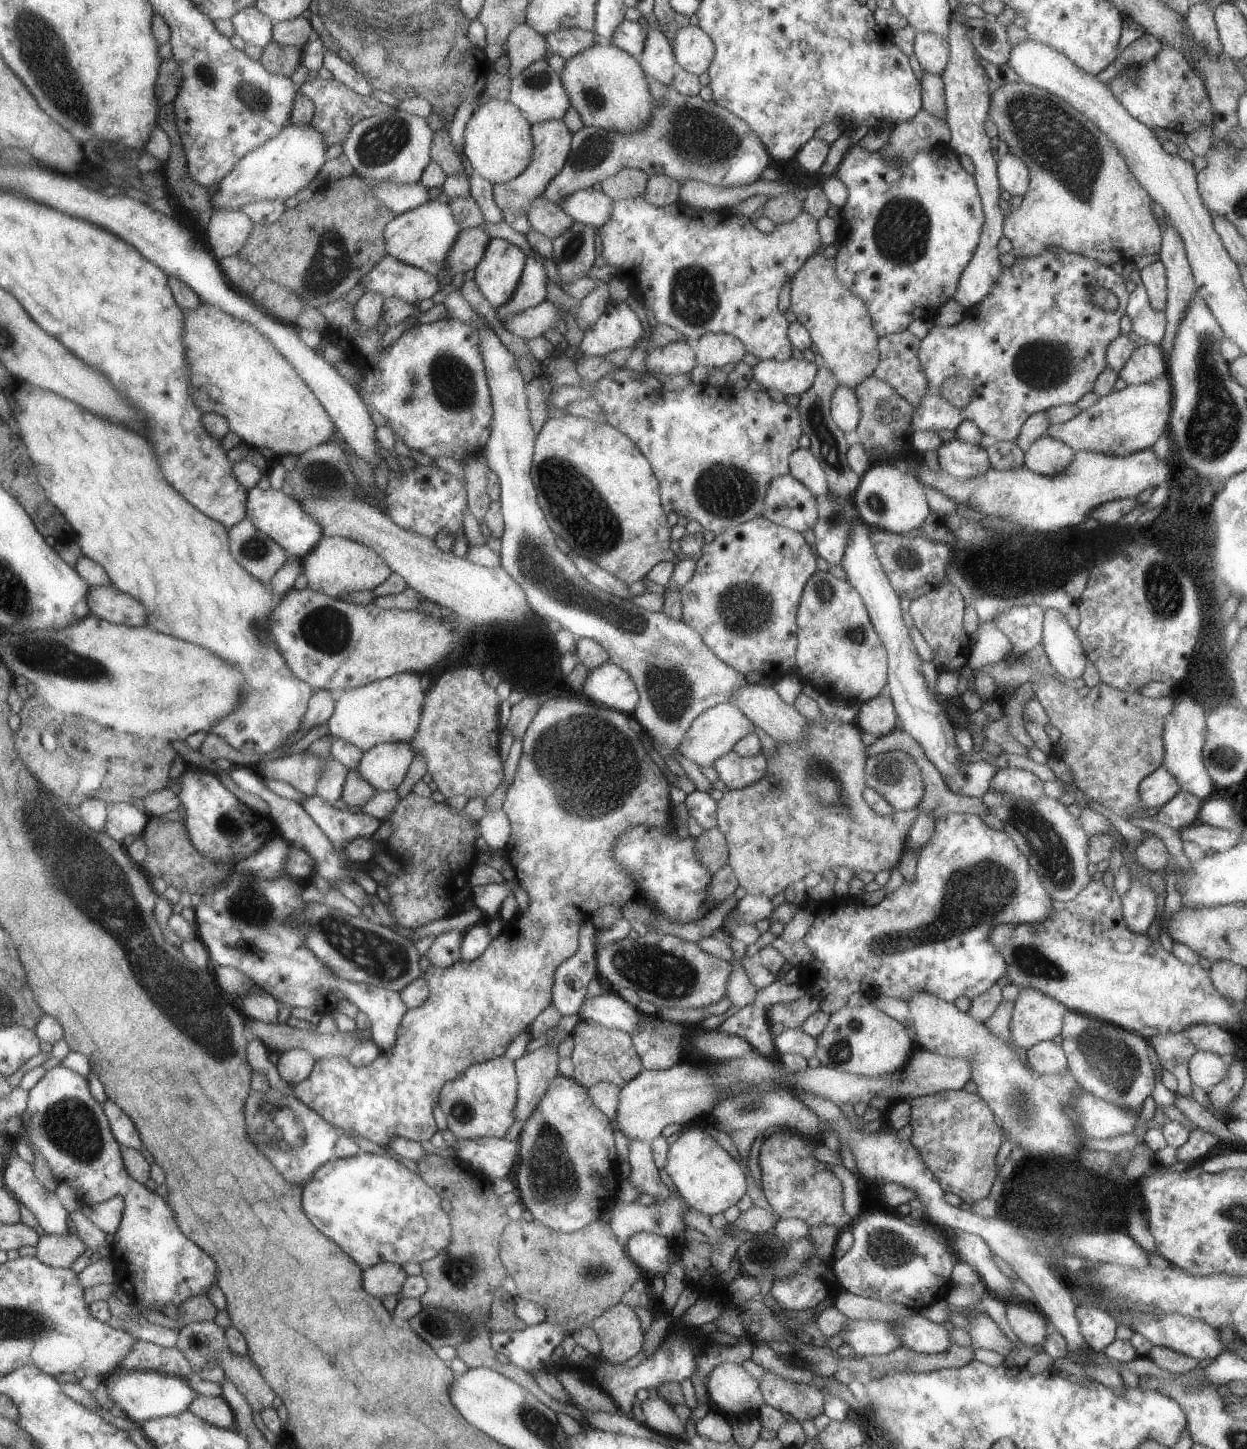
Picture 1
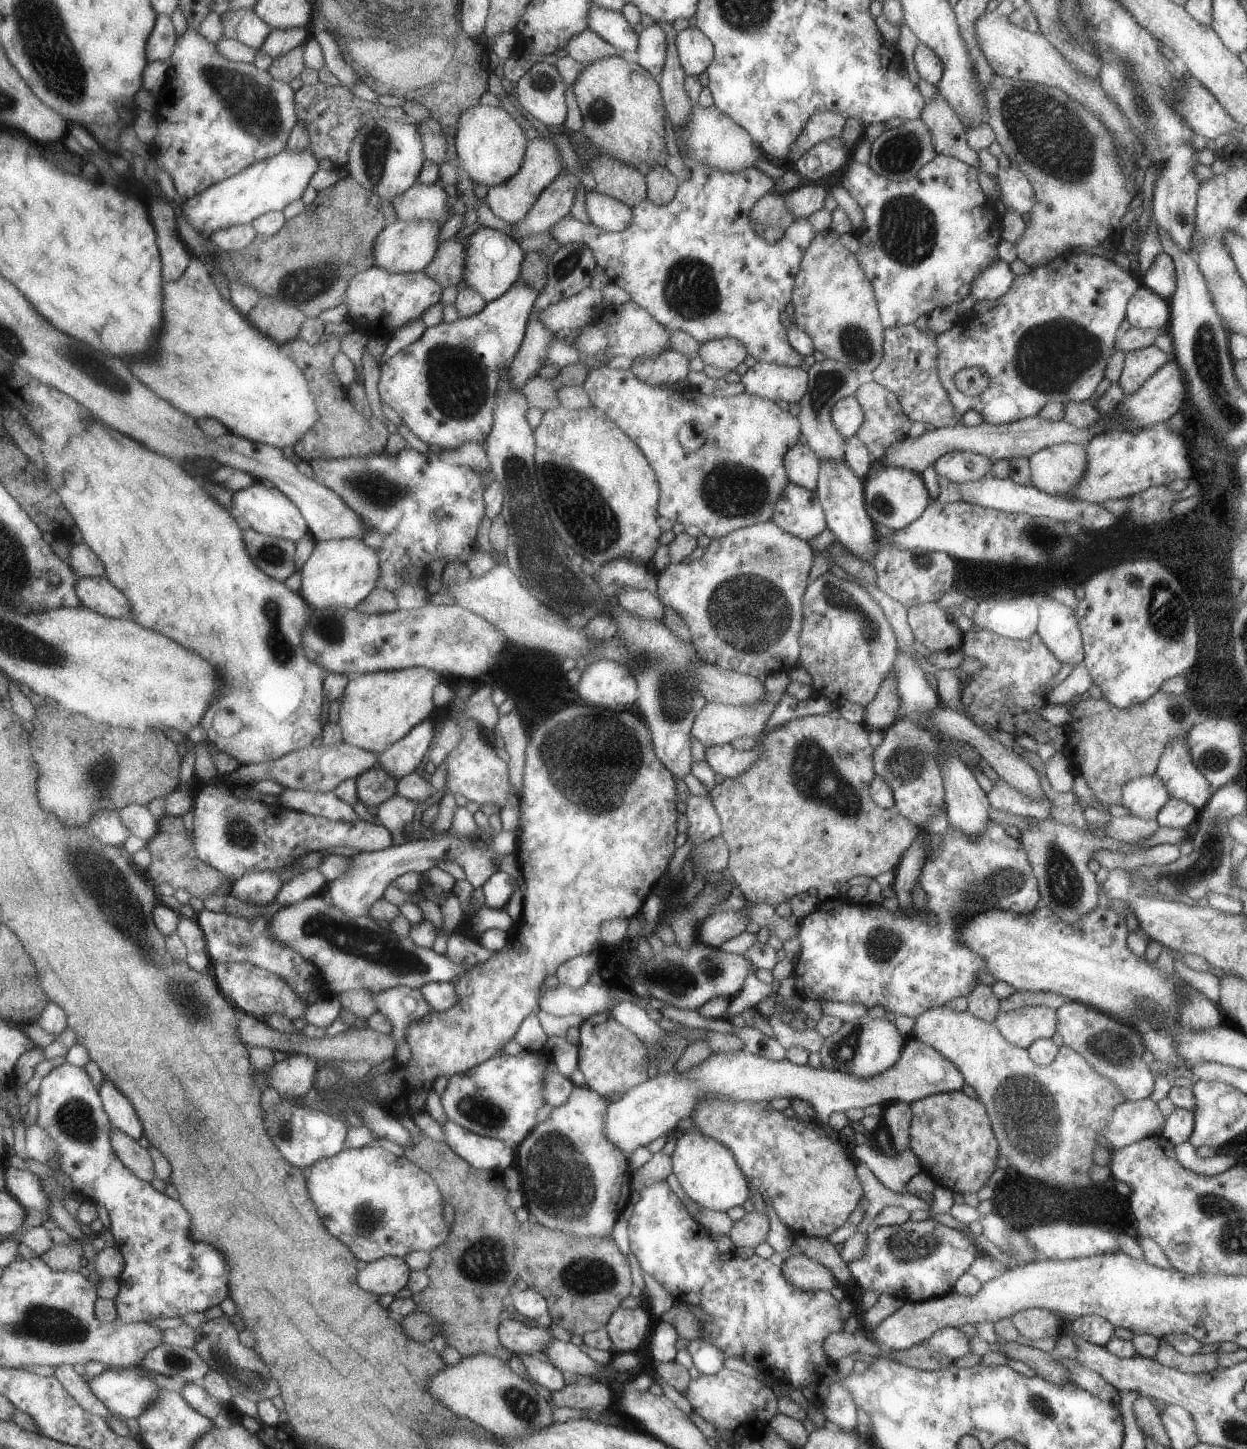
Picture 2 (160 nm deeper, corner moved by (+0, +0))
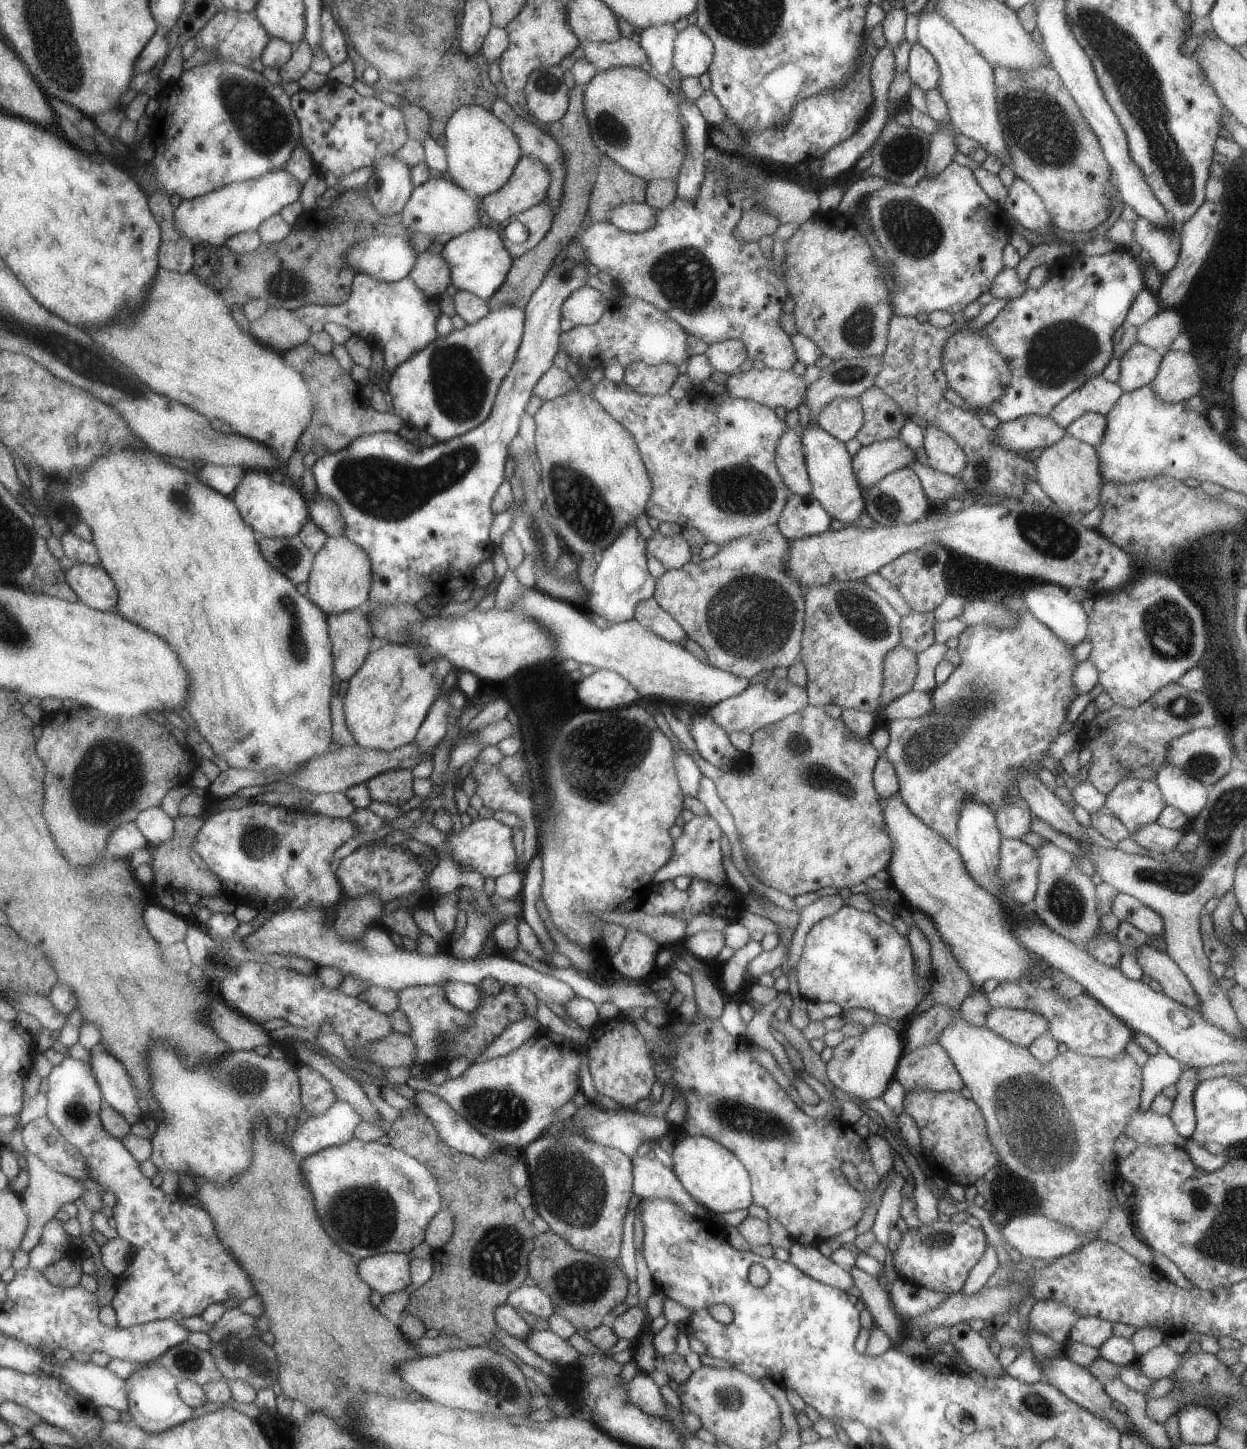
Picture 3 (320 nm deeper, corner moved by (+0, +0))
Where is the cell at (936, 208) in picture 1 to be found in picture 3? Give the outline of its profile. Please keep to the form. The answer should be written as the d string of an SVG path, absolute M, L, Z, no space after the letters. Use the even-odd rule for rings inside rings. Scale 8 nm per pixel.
M952 161L946 168L935 175L934 177L925 176L916 186L907 187L904 185L897 185L888 183L882 189L869 195L866 200L866 216L870 218L872 226L874 226L874 235L880 241L880 244L885 248L889 256L889 263L893 268L890 274L894 277L896 282L896 292L890 292L889 297L891 305L893 306L894 315L902 315L907 317L915 317L920 312L931 313L932 311L946 311L953 314L955 318L960 317L964 308L974 302L984 292L991 290L994 279L998 273L1006 267L1003 261L1004 247L1009 243L1009 237L1012 233L1011 220L1003 206L996 204L984 192L984 189L978 184L976 177L971 169L963 167L962 165Z

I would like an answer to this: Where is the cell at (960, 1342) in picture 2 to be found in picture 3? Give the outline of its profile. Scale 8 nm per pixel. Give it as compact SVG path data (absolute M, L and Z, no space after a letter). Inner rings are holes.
M966 1321L951 1326L951 1344L958 1356L963 1358L970 1368L979 1370L987 1379L999 1379L1005 1374L1005 1366L994 1356L989 1339L974 1331Z

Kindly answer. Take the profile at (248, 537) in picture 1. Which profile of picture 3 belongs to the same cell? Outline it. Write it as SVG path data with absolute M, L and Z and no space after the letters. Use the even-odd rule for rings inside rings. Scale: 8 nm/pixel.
M259 531L255 537L266 560L285 574L294 584L308 582L315 561L312 552L299 535L288 538L268 538Z

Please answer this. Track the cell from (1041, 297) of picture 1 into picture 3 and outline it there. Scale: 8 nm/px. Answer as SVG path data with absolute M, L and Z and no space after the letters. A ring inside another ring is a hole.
M1129 247L1114 249L1111 252L1102 255L1087 256L1080 250L1075 250L1072 255L1058 259L1051 267L1051 277L1044 286L1039 289L1028 287L1028 290L1017 299L1012 299L1006 305L998 315L987 325L984 326L983 333L995 344L995 349L1001 352L1001 355L1006 357L1009 362L1012 374L1010 381L1010 388L1006 389L1006 394L1003 394L997 401L994 401L989 406L990 414L994 414L1000 422L1011 421L1026 415L1040 415L1048 417L1050 411L1060 402L1063 398L1066 398L1071 392L1078 390L1089 378L1096 376L1103 372L1109 360L1114 354L1114 342L1112 336L1114 332L1120 326L1125 326L1126 318L1136 295L1147 286L1145 270L1146 265L1143 266L1143 260L1145 253L1136 256L1129 250Z

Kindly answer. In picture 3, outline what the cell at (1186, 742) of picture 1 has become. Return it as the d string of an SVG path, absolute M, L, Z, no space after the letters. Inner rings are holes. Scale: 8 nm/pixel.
M1163 764L1158 769L1157 785L1165 803L1181 810L1192 822L1208 802L1207 786L1194 777L1186 776L1180 767Z

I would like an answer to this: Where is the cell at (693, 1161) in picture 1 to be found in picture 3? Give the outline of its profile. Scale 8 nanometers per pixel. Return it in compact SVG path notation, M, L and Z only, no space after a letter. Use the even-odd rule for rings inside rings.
M688 1135L675 1144L672 1170L690 1194L712 1214L748 1209L753 1203L751 1176L740 1159L725 1146L710 1137Z

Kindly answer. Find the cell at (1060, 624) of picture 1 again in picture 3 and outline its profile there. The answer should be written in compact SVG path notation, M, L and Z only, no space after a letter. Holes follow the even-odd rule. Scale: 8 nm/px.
M1042 582L1042 585L1036 588L1025 590L1022 597L1027 604L1027 609L1073 649L1086 638L1089 618L1081 603L1066 588L1055 583Z

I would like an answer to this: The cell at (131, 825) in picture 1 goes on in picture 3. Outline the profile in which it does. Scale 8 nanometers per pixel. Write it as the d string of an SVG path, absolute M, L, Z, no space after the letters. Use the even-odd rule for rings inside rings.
M161 807L143 810L136 817L135 823L146 837L151 849L172 840L175 833L175 819L171 818Z

